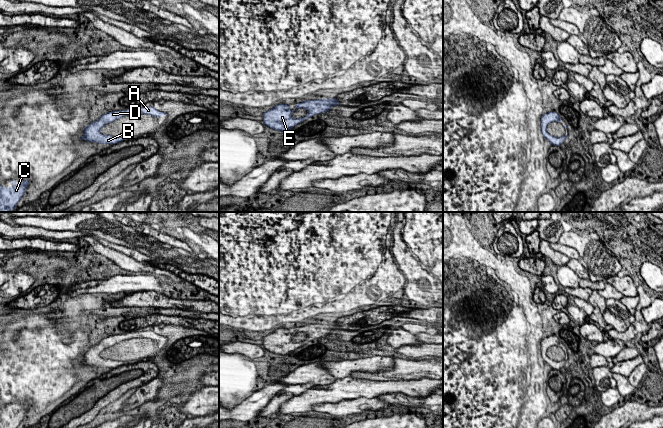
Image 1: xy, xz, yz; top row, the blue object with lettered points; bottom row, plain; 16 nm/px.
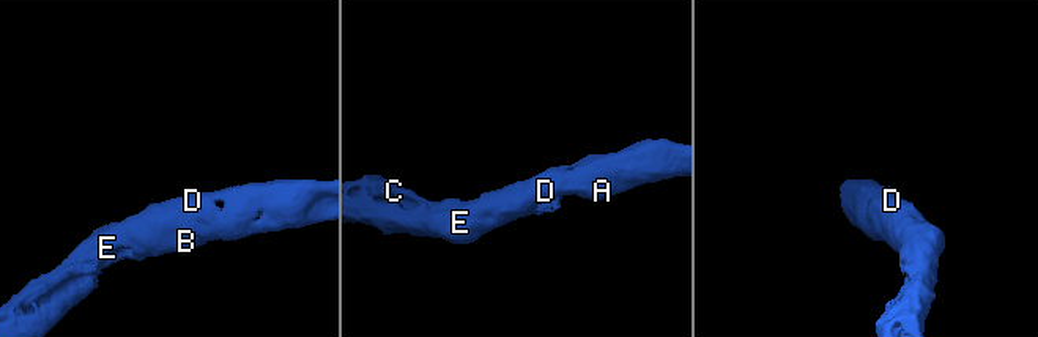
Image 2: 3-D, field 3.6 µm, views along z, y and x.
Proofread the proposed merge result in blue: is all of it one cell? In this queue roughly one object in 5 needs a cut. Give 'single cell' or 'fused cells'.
single cell

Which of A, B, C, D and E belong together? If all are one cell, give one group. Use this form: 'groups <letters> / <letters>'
groups A B C D E

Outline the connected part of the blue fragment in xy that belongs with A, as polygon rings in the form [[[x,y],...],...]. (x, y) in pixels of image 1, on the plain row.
[[[150,330],[107,336],[102,340],[100,340],[100,342],[97,345],[88,348],[85,351],[84,358],[80,363],[83,363],[87,366],[96,366],[100,368],[110,368],[110,369],[122,366],[126,362],[104,359],[101,357],[101,353],[106,348],[131,338],[146,338],[146,339],[151,339],[153,341],[160,341],[167,339],[165,336],[158,335],[157,333]]]

